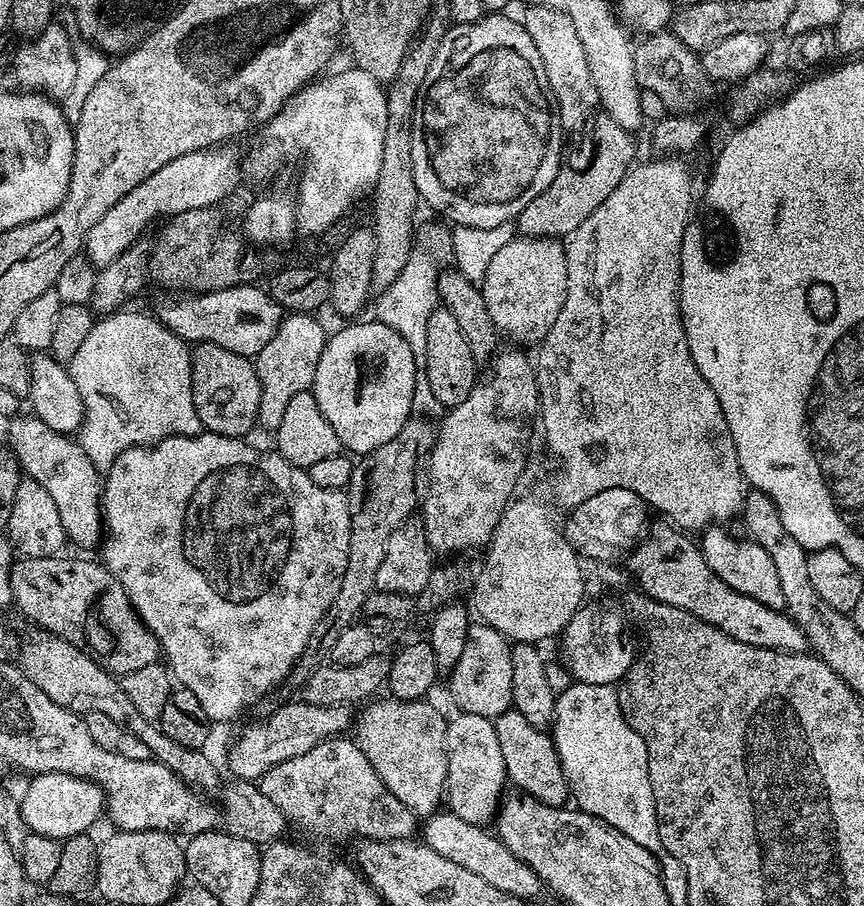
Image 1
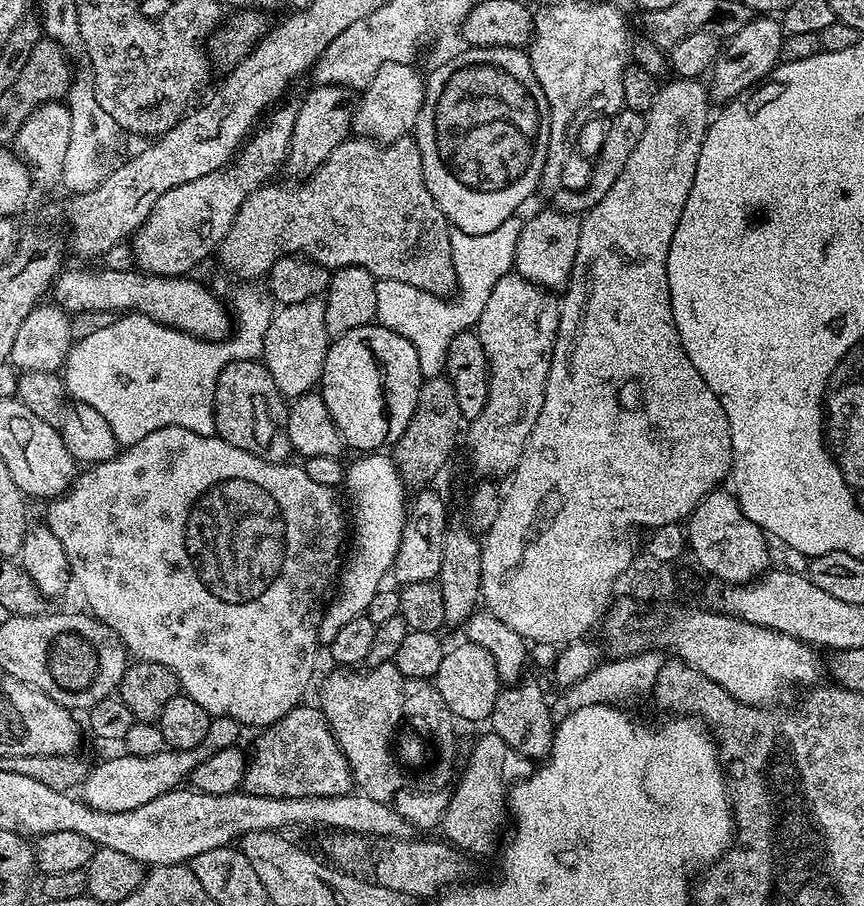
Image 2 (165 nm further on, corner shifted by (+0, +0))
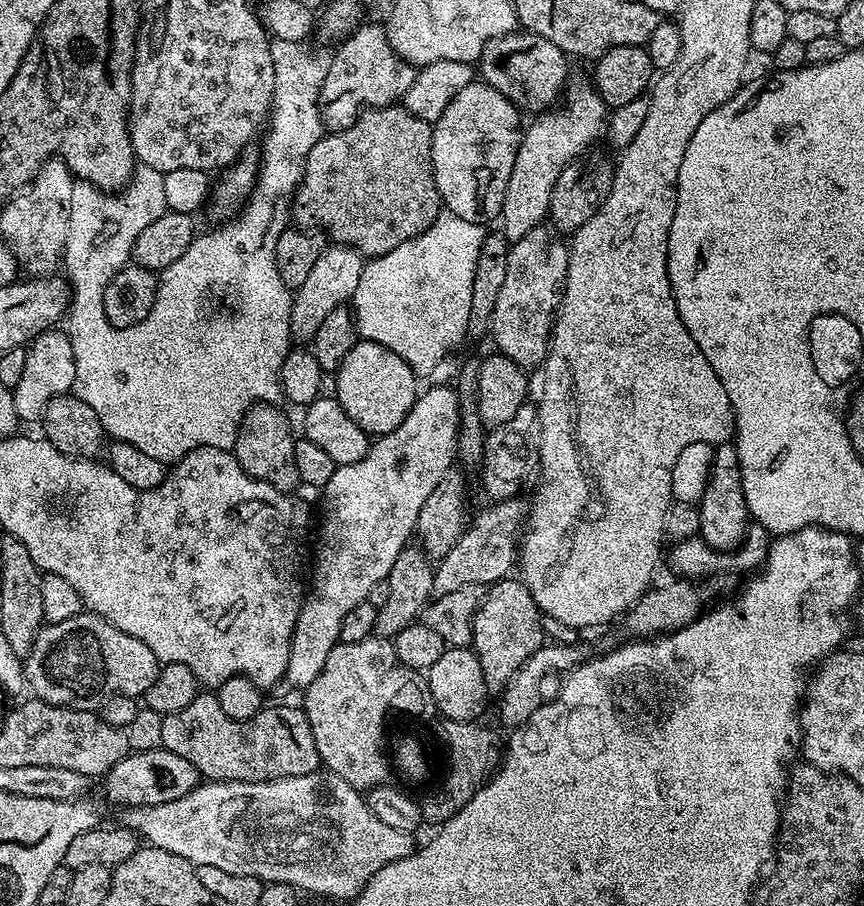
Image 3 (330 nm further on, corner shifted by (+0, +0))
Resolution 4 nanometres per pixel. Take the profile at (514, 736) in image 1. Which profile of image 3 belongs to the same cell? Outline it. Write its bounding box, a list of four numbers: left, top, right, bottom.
[471,578,545,693]

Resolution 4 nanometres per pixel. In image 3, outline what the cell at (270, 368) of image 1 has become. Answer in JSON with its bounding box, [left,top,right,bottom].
[290,246,365,342]

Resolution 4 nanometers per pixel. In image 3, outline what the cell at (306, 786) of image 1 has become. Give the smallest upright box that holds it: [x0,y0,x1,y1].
[162,690,321,782]

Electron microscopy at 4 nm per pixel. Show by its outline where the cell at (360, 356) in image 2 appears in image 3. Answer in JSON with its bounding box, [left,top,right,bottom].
[334,340,418,438]

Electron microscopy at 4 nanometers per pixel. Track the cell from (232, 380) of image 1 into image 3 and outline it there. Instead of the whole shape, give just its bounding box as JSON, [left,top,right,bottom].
[234,404,301,494]

